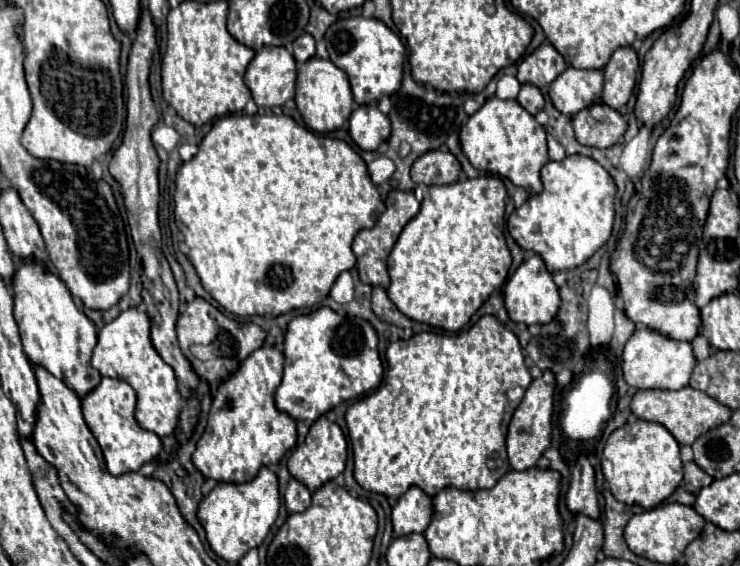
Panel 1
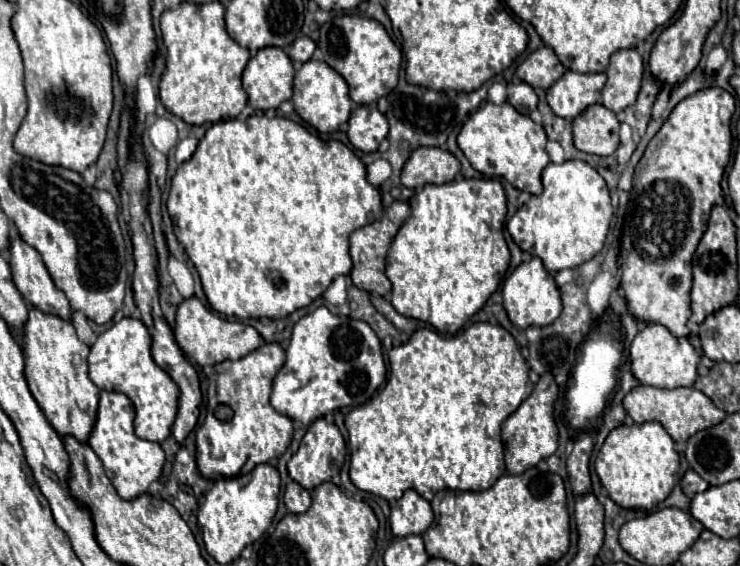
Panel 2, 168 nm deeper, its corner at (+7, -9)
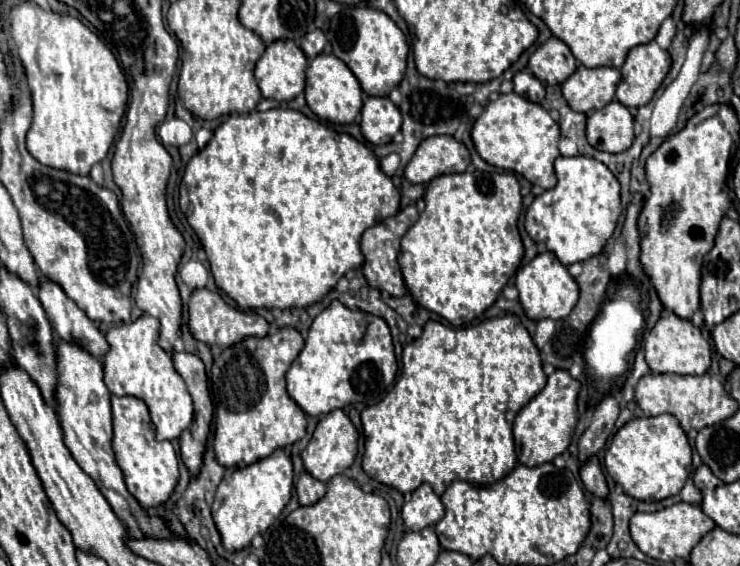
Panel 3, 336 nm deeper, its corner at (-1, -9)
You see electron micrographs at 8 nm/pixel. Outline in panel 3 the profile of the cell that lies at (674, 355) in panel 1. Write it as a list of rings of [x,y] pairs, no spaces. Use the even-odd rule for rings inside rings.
[[[662,311],[658,323],[644,339],[646,363],[652,373],[676,373],[676,375],[704,375],[710,367],[710,345],[702,337],[700,329],[692,321],[682,321],[670,311]]]

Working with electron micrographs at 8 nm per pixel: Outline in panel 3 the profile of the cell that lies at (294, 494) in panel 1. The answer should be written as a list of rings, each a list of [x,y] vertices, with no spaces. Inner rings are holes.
[[[302,473],[296,483],[296,495],[300,505],[314,505],[320,501],[326,493],[326,485],[318,479],[314,479],[310,473]]]

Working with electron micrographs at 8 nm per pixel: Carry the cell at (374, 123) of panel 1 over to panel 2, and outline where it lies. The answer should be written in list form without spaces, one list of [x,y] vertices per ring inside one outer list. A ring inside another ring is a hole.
[[[358,105],[348,121],[348,139],[350,143],[366,153],[378,151],[378,145],[388,135],[386,117],[372,105]]]

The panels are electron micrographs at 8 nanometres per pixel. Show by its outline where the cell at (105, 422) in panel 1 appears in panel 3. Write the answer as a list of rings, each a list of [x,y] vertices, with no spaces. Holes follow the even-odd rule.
[[[112,395],[112,417],[114,417],[112,451],[118,467],[124,473],[128,491],[138,499],[142,507],[164,505],[178,483],[178,457],[172,443],[154,439],[154,425],[150,421],[148,407],[138,397]]]

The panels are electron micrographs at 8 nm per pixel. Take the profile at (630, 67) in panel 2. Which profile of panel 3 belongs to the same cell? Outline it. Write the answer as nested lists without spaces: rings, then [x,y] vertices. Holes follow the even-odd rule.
[[[656,41],[634,47],[620,69],[622,81],[618,83],[616,99],[628,109],[646,105],[660,87],[668,69],[670,55],[660,49]]]

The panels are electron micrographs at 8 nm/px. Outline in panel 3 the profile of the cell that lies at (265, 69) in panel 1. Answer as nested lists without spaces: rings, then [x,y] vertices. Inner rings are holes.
[[[274,41],[258,59],[254,77],[264,99],[292,101],[304,91],[306,55],[294,41]]]

